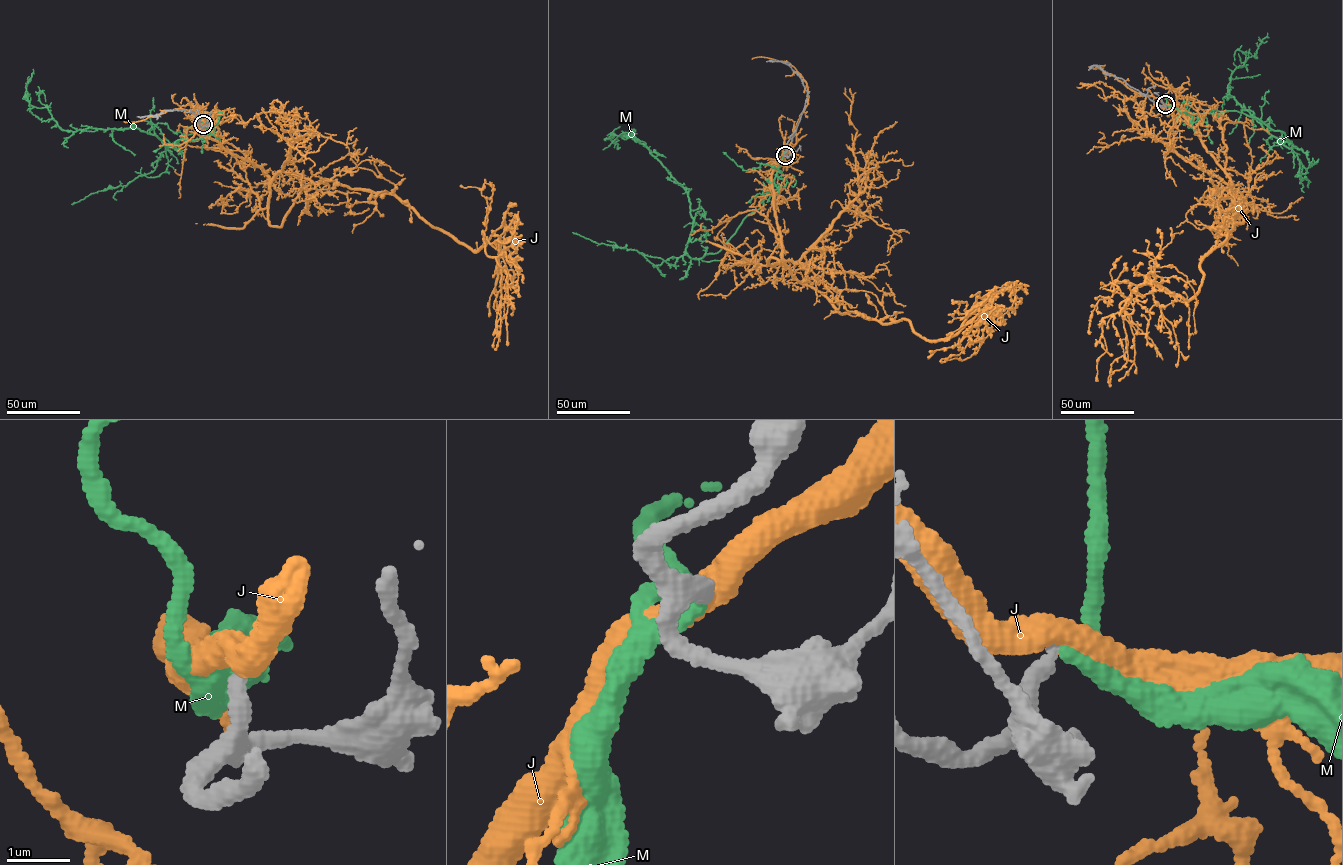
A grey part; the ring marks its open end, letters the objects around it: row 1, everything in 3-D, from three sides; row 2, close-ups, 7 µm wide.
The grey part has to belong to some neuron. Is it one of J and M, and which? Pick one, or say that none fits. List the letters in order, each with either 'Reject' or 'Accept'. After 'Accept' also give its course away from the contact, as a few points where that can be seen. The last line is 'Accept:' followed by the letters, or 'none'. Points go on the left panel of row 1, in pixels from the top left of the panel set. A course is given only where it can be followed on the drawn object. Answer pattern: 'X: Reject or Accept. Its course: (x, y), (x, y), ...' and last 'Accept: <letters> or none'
J: Reject
M: Accept. Its course: (203, 124), (209, 126), (199, 114), (166, 147), (134, 127), (64, 130), (47, 108), (26, 97), (33, 69)
Accept: M

